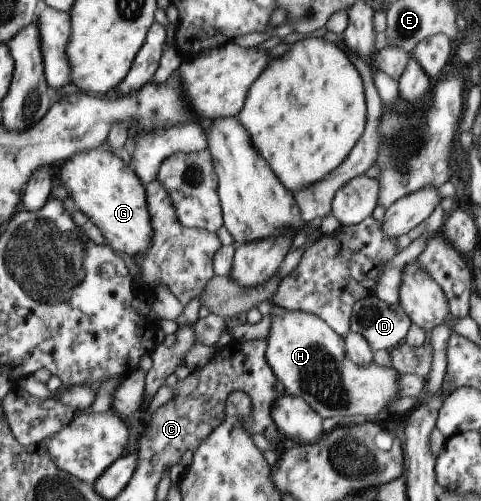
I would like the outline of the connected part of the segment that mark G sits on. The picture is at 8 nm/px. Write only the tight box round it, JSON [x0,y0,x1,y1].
[55,148,153,258]

